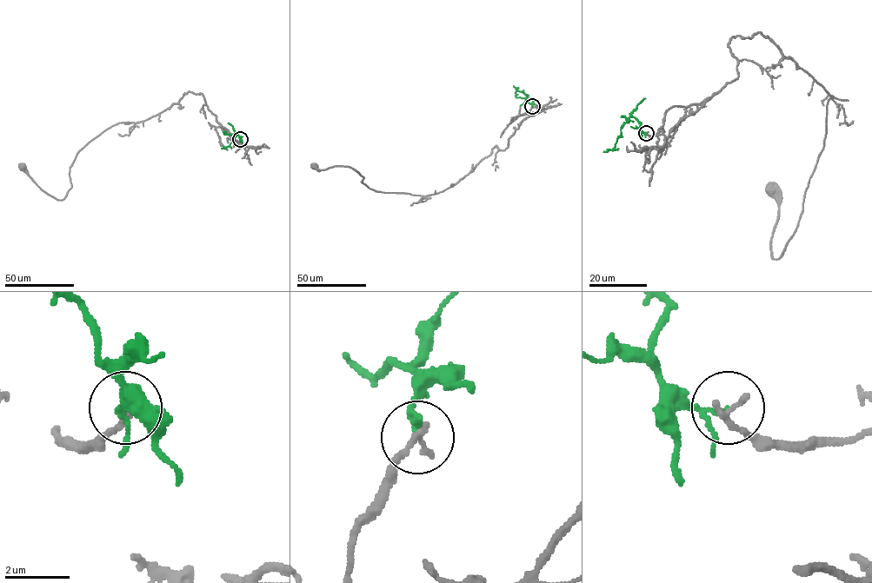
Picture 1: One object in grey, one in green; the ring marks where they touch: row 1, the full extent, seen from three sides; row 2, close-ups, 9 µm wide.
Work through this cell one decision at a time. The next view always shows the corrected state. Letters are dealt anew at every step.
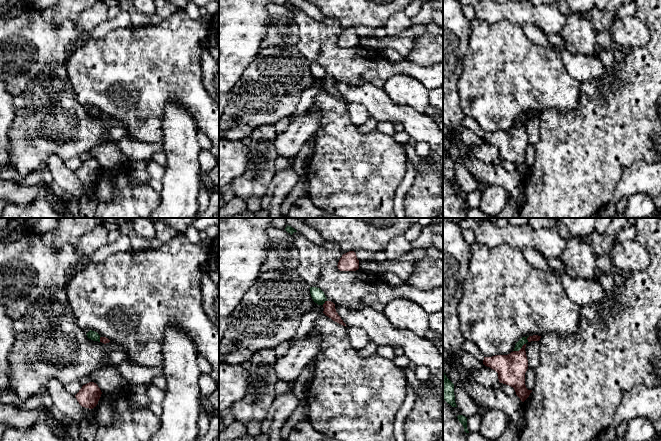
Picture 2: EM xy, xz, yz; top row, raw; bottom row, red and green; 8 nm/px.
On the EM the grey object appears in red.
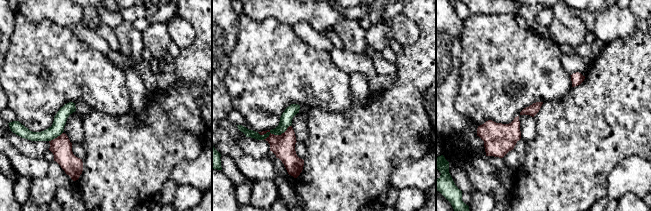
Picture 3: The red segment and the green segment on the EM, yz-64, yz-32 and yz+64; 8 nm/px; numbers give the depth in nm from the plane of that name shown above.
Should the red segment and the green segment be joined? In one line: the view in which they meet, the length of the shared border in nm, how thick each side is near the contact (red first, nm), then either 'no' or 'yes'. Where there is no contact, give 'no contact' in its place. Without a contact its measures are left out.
yz | 120 nm | 240/60 nm | no

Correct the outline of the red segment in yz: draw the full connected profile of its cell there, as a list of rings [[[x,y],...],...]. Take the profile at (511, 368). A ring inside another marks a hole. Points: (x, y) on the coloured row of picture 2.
[[[464,340],[462,350],[495,370],[498,373],[499,382],[513,387],[516,395],[524,402],[532,392],[525,385],[525,373],[528,369],[525,347],[526,344],[519,351],[513,351],[508,355],[485,357],[471,341]]]

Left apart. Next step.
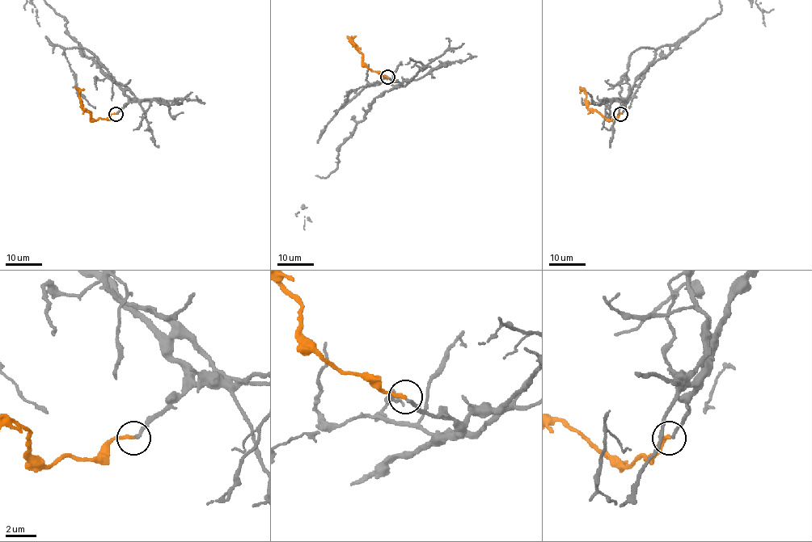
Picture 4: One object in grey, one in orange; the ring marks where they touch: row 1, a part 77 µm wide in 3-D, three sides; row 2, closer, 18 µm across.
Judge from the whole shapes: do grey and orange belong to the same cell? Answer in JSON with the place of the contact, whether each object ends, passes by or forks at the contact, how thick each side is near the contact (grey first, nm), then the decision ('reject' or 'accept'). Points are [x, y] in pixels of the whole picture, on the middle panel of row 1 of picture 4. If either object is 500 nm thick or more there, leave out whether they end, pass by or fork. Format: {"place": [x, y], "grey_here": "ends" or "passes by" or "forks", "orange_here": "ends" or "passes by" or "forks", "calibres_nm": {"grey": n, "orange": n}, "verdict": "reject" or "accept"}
{"place": [387, 77], "grey_here": "ends", "orange_here": "ends", "calibres_nm": {"grey": 240, "orange": 240}, "verdict": "accept"}

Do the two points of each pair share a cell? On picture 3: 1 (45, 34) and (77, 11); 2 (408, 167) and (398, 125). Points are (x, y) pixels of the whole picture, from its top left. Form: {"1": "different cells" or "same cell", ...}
{"1": "different cells", "2": "different cells"}

